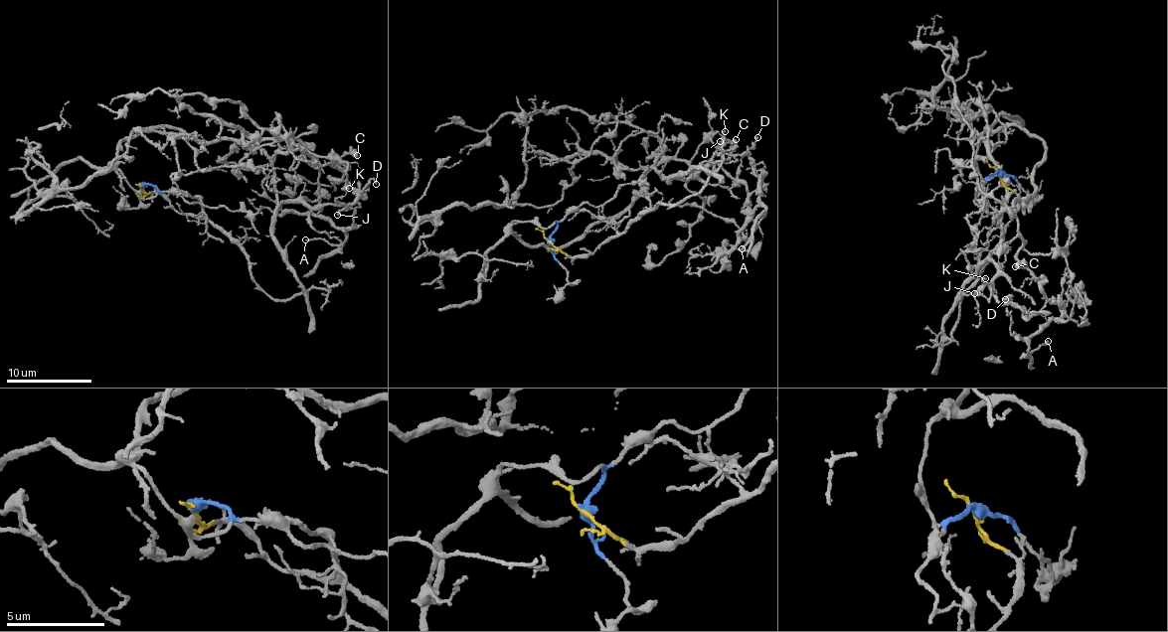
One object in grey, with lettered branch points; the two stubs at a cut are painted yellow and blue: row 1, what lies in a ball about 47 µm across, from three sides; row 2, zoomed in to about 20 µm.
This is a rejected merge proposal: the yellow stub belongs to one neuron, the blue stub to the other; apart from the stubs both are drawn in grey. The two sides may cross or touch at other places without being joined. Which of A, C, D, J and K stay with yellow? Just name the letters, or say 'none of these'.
A, D, J, K

